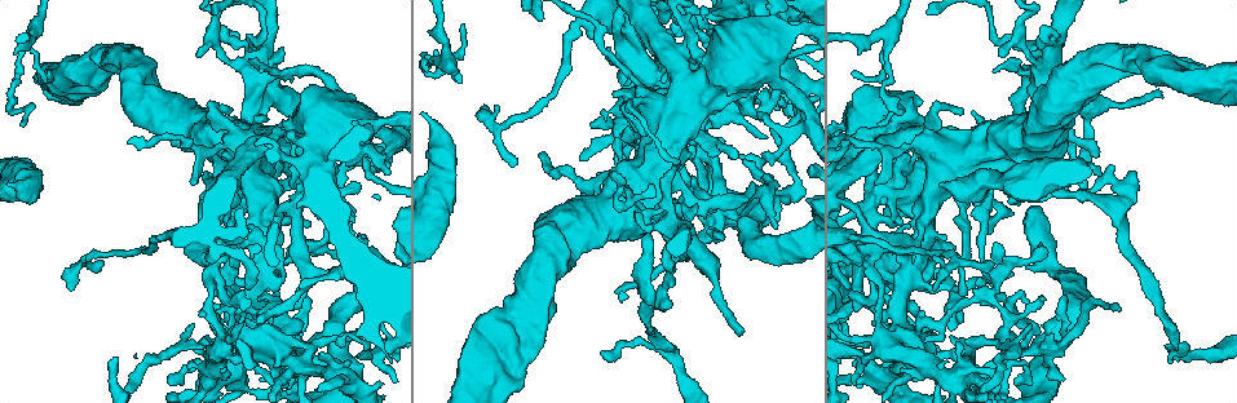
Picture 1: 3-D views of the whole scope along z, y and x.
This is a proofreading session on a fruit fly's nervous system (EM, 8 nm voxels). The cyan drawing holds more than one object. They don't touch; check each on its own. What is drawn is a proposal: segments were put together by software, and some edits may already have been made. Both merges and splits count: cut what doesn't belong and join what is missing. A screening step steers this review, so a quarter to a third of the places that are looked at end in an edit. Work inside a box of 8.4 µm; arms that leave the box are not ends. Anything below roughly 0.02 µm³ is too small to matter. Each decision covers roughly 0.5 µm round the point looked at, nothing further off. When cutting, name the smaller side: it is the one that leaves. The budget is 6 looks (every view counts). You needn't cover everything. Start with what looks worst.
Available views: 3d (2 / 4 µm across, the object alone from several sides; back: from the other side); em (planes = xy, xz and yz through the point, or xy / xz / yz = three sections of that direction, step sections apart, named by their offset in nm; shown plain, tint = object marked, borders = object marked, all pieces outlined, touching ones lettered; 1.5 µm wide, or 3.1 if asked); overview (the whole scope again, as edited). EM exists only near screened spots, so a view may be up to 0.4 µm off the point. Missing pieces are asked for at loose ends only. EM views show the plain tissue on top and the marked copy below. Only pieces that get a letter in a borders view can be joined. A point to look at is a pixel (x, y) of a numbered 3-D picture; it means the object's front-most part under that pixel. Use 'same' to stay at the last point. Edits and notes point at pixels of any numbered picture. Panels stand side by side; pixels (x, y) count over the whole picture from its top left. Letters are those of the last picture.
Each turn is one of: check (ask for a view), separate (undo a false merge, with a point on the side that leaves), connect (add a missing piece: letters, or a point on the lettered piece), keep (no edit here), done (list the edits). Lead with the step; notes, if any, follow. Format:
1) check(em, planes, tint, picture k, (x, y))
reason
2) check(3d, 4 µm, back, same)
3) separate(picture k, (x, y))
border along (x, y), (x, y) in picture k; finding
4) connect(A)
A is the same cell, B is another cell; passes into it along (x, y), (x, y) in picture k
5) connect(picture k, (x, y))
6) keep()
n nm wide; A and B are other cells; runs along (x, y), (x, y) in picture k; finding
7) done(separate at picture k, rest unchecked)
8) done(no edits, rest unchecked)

check(em, xz, step 8, tint, picture 1, (656, 110))
sharp bend

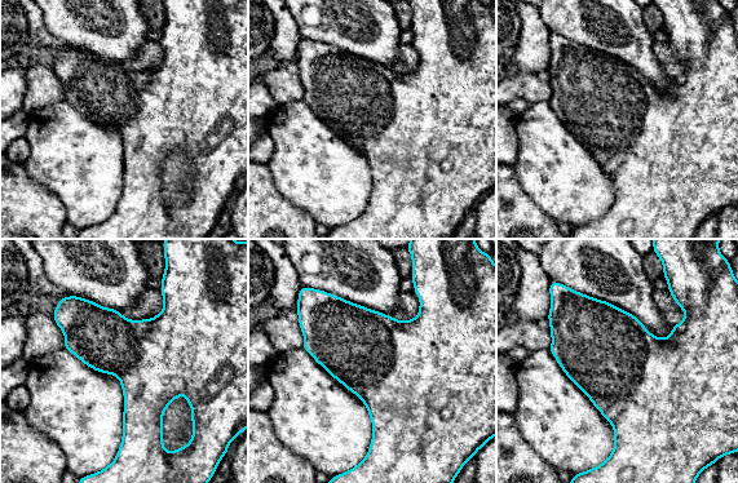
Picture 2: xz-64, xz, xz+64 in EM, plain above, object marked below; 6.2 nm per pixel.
check(em, planes, tint, same)

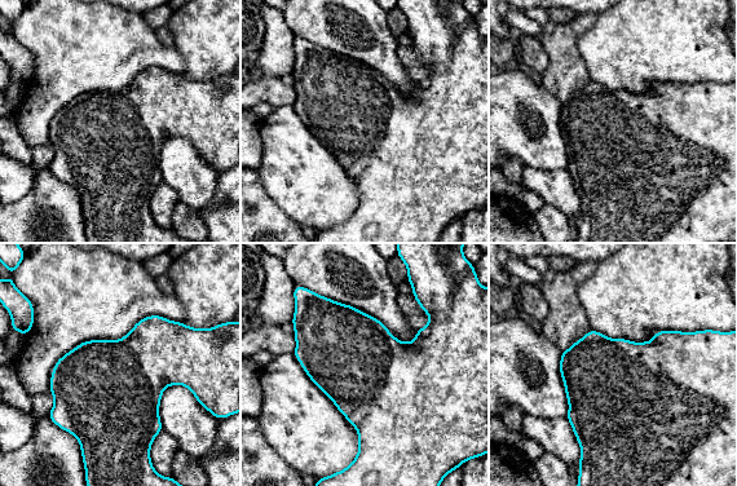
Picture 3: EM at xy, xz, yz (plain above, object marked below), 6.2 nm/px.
check(em, planes, borders, same)

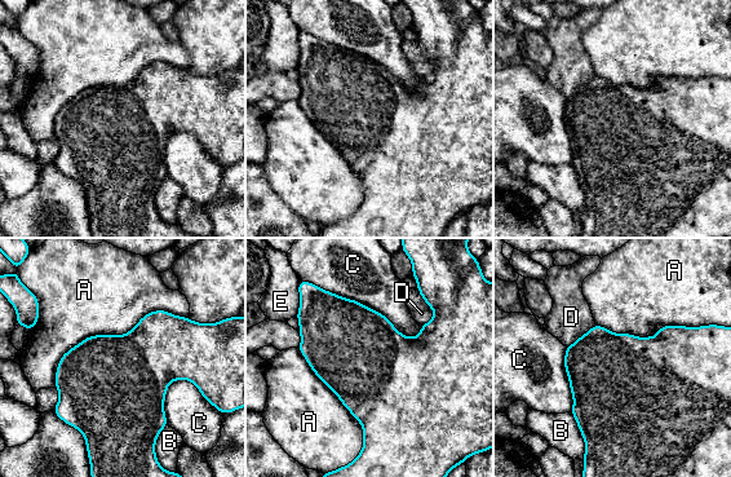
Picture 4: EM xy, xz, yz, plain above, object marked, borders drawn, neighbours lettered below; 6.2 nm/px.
keep()
A, B, C, D and E are other cells; all the same cell

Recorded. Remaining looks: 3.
check(em, planes, borders, picture 1, (391, 149))
three-way junction

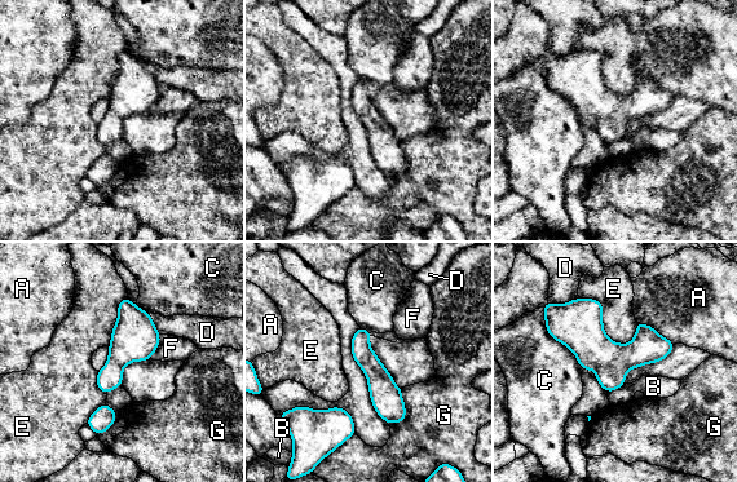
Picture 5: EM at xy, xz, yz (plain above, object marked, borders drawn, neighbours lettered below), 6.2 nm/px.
keep()
A, B, C, D, E, F and G are other cells; border along (625, 384), (608, 393) in picture 5; one cell here

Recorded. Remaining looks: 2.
check(em, xz, step 8, borders, picture 1, (632, 51))
touches itself

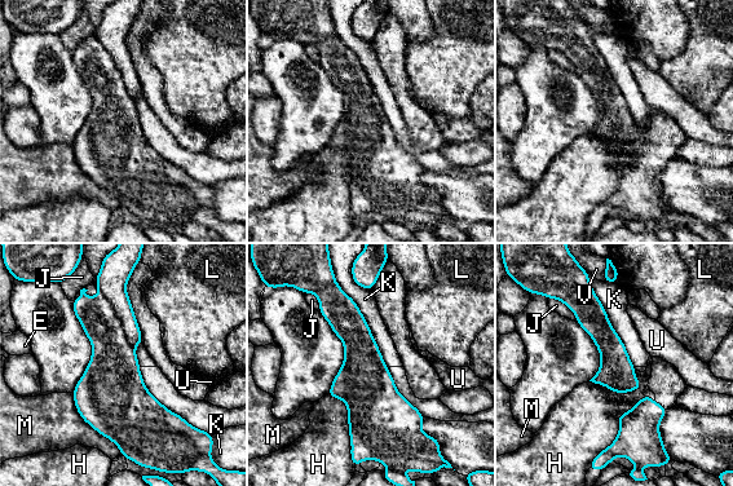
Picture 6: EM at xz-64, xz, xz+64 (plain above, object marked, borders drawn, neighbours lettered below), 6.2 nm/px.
check(em, planes, borders, same)

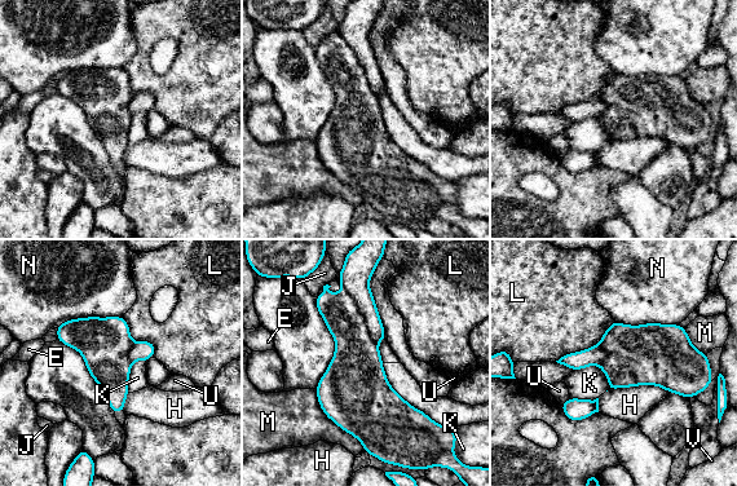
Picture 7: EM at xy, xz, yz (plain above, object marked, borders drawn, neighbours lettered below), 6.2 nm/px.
keep()
E, H, J, K, L, M, N, U and V are other cells; border along (574, 369), (599, 366), (608, 389) in picture 7; all the same cell

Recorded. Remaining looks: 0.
done(no edits, rest unchecked)

